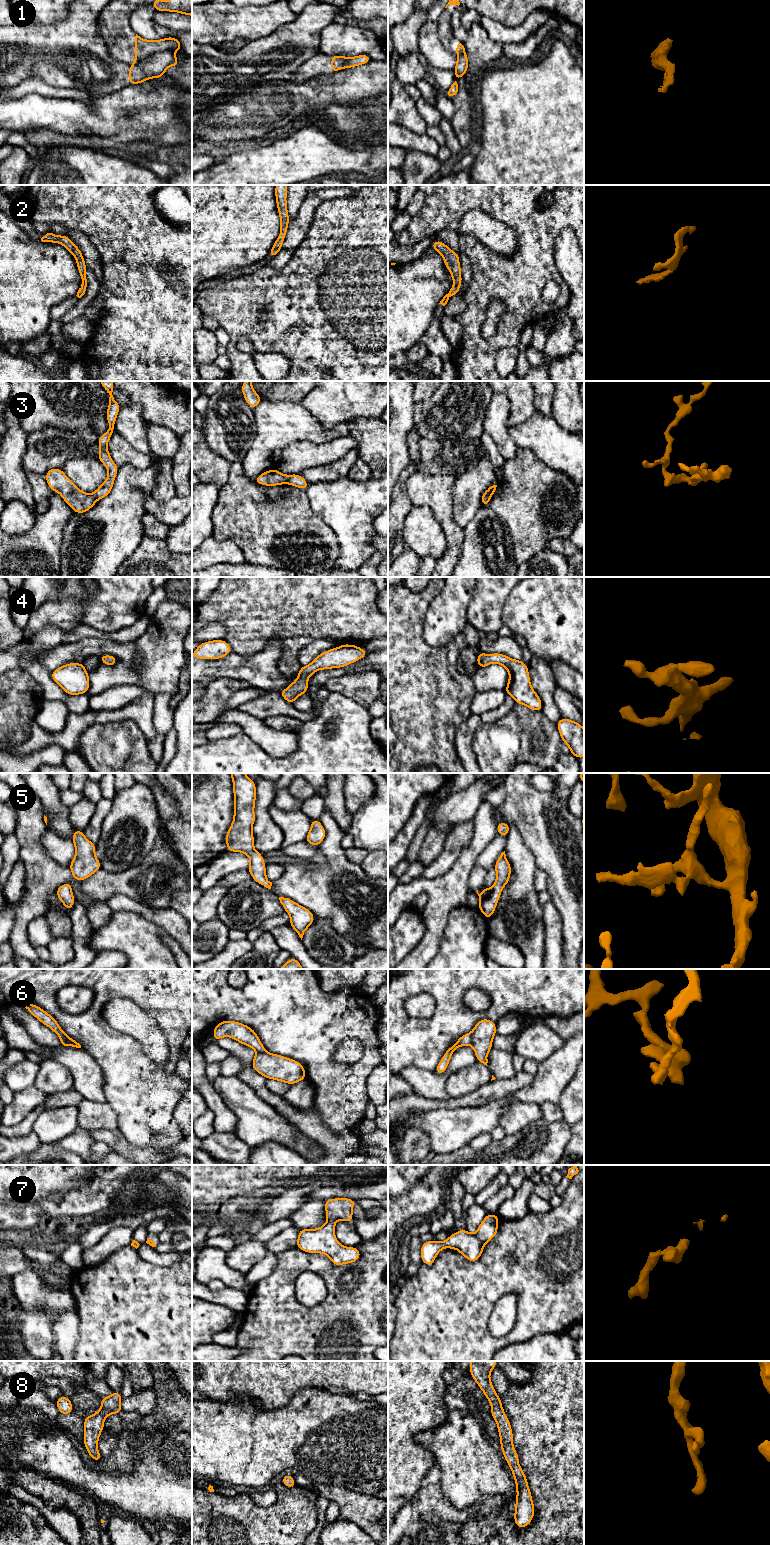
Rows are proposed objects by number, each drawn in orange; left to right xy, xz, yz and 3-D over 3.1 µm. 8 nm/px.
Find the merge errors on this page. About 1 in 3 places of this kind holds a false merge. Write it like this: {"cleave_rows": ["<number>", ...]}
{"cleave_rows": ["1", "3"]}

